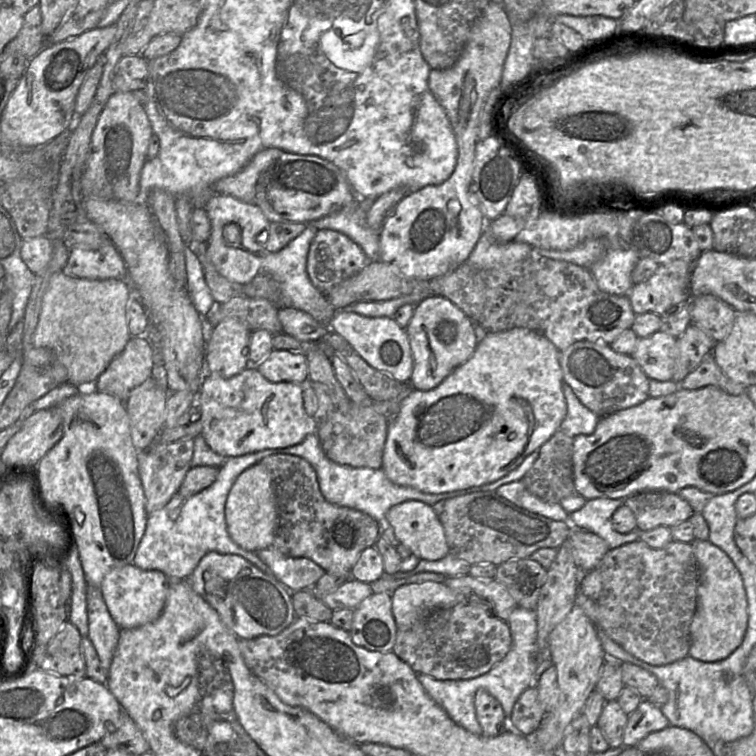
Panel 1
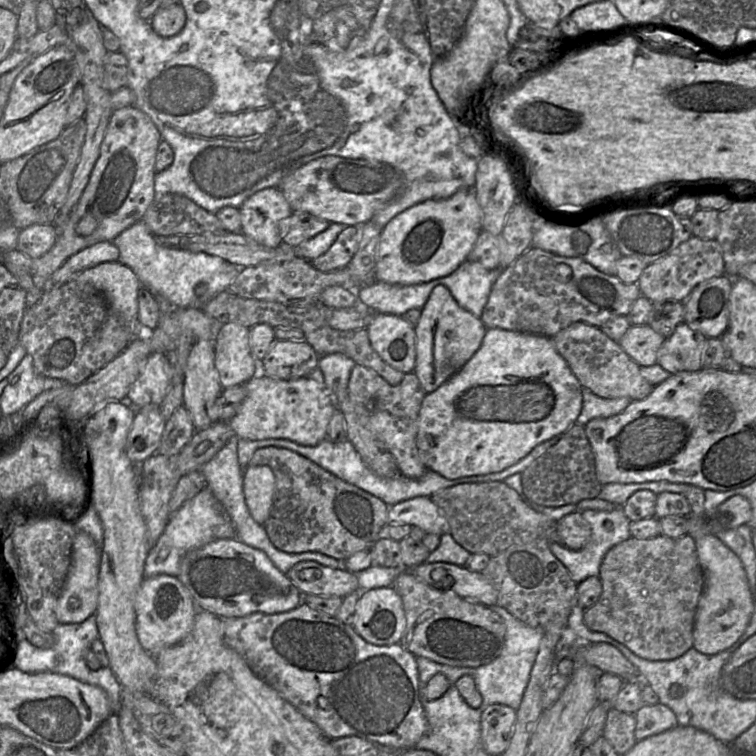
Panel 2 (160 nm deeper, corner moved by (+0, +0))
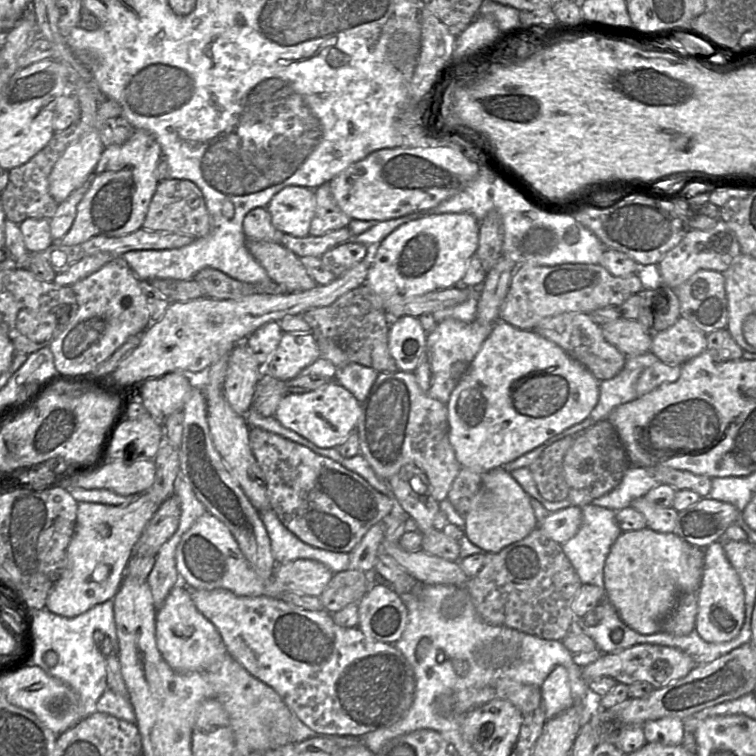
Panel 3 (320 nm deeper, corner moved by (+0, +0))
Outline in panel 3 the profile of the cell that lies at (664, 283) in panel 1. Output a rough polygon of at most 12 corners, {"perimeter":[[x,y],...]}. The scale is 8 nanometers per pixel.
{"perimeter":[[719,220],[691,229],[657,265],[674,289],[699,270],[725,272],[740,253]]}

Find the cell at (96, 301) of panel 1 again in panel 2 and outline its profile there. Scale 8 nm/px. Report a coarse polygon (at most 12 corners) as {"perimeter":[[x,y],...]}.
{"perimeter":[[118,261],[100,263],[72,279],[93,286],[110,311],[139,337],[136,273]]}

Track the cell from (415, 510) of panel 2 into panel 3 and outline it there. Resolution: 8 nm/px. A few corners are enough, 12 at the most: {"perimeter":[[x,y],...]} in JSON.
{"perimeter":[[384,519],[349,553],[349,569],[373,570],[384,539]]}

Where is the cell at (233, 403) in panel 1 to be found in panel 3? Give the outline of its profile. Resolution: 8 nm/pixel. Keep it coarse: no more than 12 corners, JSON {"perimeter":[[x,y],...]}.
{"perimeter":[[335,381],[288,393],[274,417],[320,448],[355,432],[361,403]]}

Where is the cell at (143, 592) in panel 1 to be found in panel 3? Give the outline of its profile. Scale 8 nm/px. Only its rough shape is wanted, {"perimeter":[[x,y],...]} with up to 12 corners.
{"perimeter":[[183,583],[157,609],[163,659],[204,671],[228,654]]}

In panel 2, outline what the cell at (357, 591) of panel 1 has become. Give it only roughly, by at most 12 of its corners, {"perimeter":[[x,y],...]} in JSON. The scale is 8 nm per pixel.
{"perimeter":[[302,561],[285,574],[302,595],[360,590],[354,573]]}

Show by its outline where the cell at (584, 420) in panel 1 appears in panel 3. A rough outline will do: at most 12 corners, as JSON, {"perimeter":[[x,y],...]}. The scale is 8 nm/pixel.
{"perimeter":[[653,353],[627,356],[622,370],[600,382],[588,418],[606,420],[637,398],[641,373],[661,361]]}

